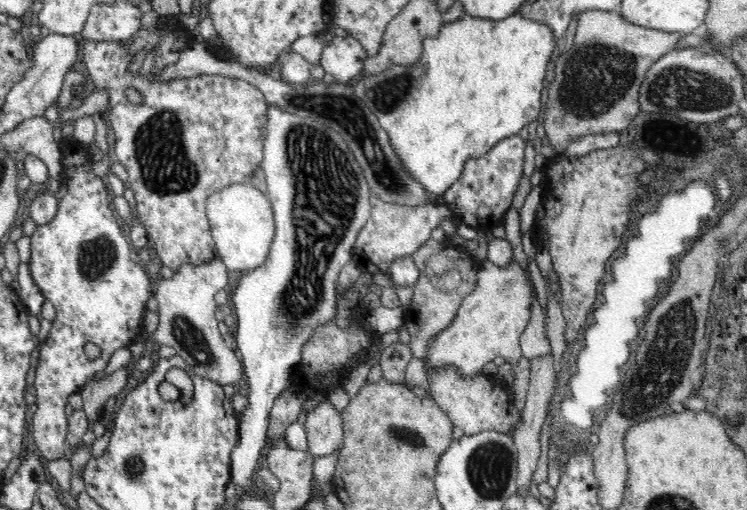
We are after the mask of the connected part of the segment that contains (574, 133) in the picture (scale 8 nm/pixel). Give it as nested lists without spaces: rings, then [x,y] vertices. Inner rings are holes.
[[[590,10],[590,12],[578,14],[578,22],[574,28],[574,44],[558,58],[554,80],[546,90],[546,102],[544,102],[546,118],[542,124],[546,128],[546,136],[550,138],[548,144],[558,154],[564,154],[564,150],[582,136],[618,134],[620,130],[628,130],[632,122],[636,122],[636,116],[640,112],[638,110],[640,86],[648,76],[650,66],[654,66],[664,54],[672,52],[672,48],[676,48],[680,38],[682,36],[676,32],[660,32],[660,30],[634,26],[626,22],[622,16],[616,16],[614,12]]]

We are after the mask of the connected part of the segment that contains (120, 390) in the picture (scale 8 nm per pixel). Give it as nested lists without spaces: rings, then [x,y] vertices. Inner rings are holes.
[[[124,368],[118,370],[116,374],[112,374],[112,378],[104,378],[104,374],[98,376],[100,382],[92,382],[82,390],[80,388],[80,396],[84,398],[84,414],[88,416],[88,424],[94,428],[94,424],[100,422],[100,418],[104,416],[104,406],[110,398],[116,398],[120,394],[124,394],[124,390],[128,388],[132,374]]]

